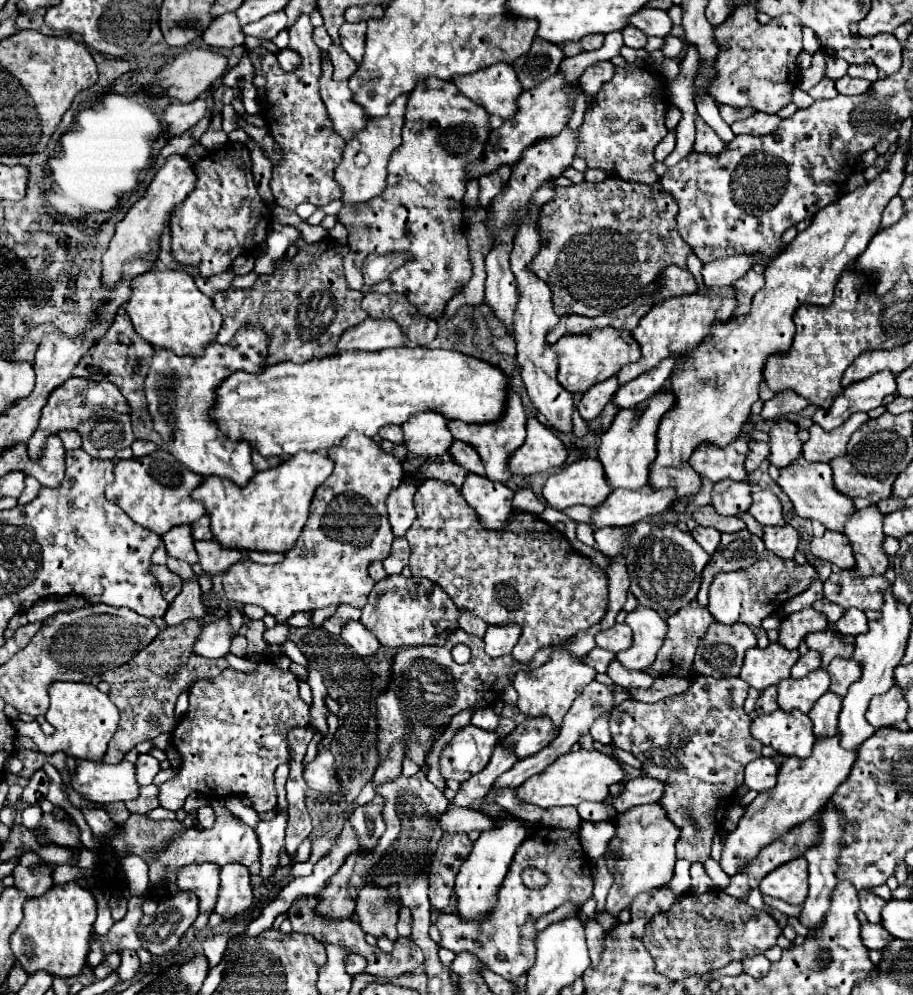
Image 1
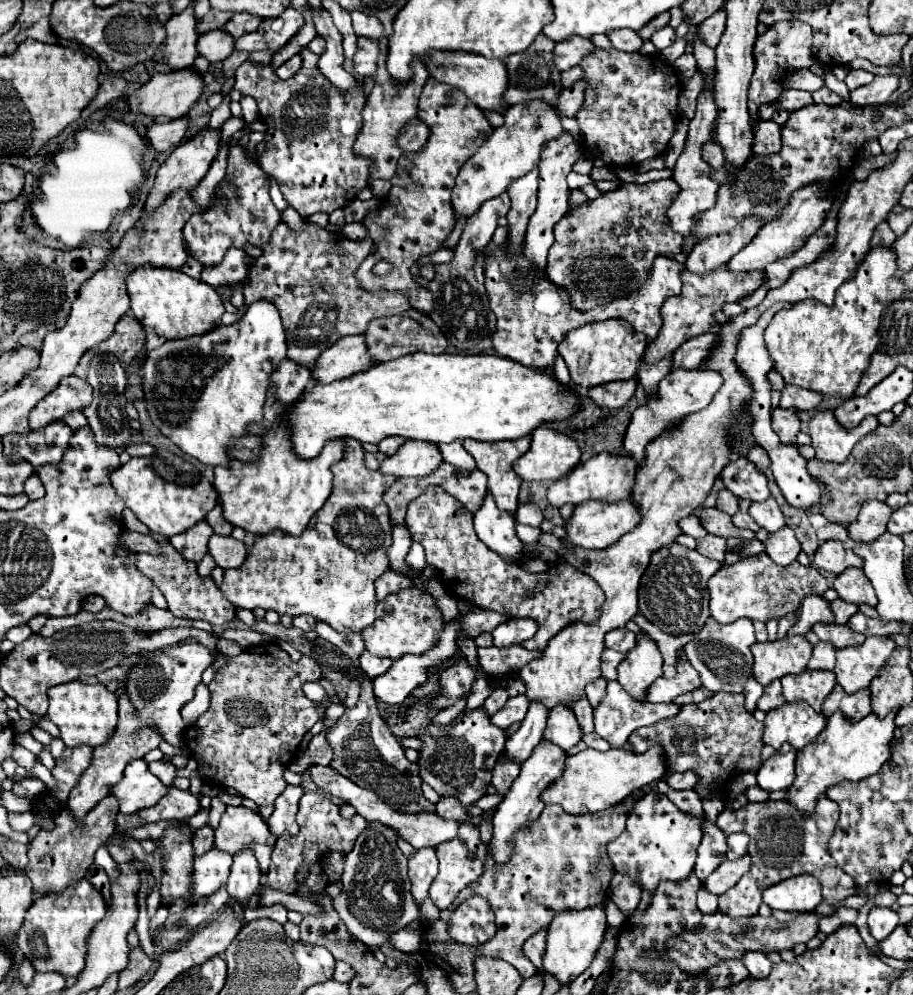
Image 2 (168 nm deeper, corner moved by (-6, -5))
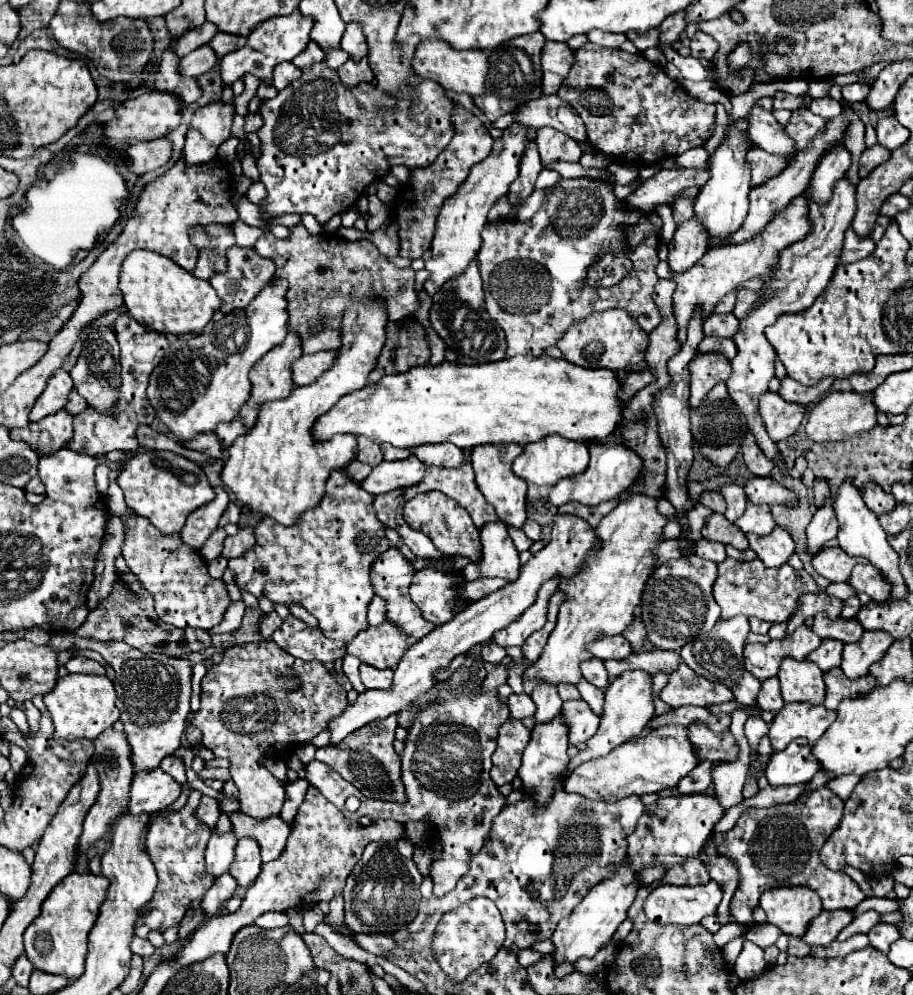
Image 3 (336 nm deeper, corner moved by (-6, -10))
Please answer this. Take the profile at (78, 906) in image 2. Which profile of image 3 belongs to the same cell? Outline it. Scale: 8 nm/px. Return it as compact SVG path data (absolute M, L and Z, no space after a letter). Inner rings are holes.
M72 872L50 892L42 904L42 914L24 932L24 948L34 968L66 978L82 976L88 952L88 934L98 918L98 908L106 898L108 886L110 884L104 876Z

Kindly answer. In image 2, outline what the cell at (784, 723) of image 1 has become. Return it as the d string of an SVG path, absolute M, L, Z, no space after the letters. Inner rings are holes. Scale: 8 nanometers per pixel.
M784 703L782 707L766 713L762 741L774 749L780 749L784 743L794 745L794 749L804 749L816 741L824 727L824 715L816 713L808 703Z

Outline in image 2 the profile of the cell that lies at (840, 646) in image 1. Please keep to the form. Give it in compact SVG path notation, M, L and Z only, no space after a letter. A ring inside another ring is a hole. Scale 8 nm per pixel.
M818 623L812 627L812 631L820 637L820 641L828 641L832 643L836 649L844 649L844 647L852 647L852 645L862 645L864 643L864 635L854 633L848 625L838 625L838 623Z

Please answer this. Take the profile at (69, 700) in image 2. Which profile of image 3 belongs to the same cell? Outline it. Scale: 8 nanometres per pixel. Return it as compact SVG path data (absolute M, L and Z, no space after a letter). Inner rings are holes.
M68 674L58 680L58 684L44 696L44 704L54 720L54 738L64 744L76 738L94 740L100 732L110 728L120 712L116 708L114 684L108 676L88 676L88 674Z

